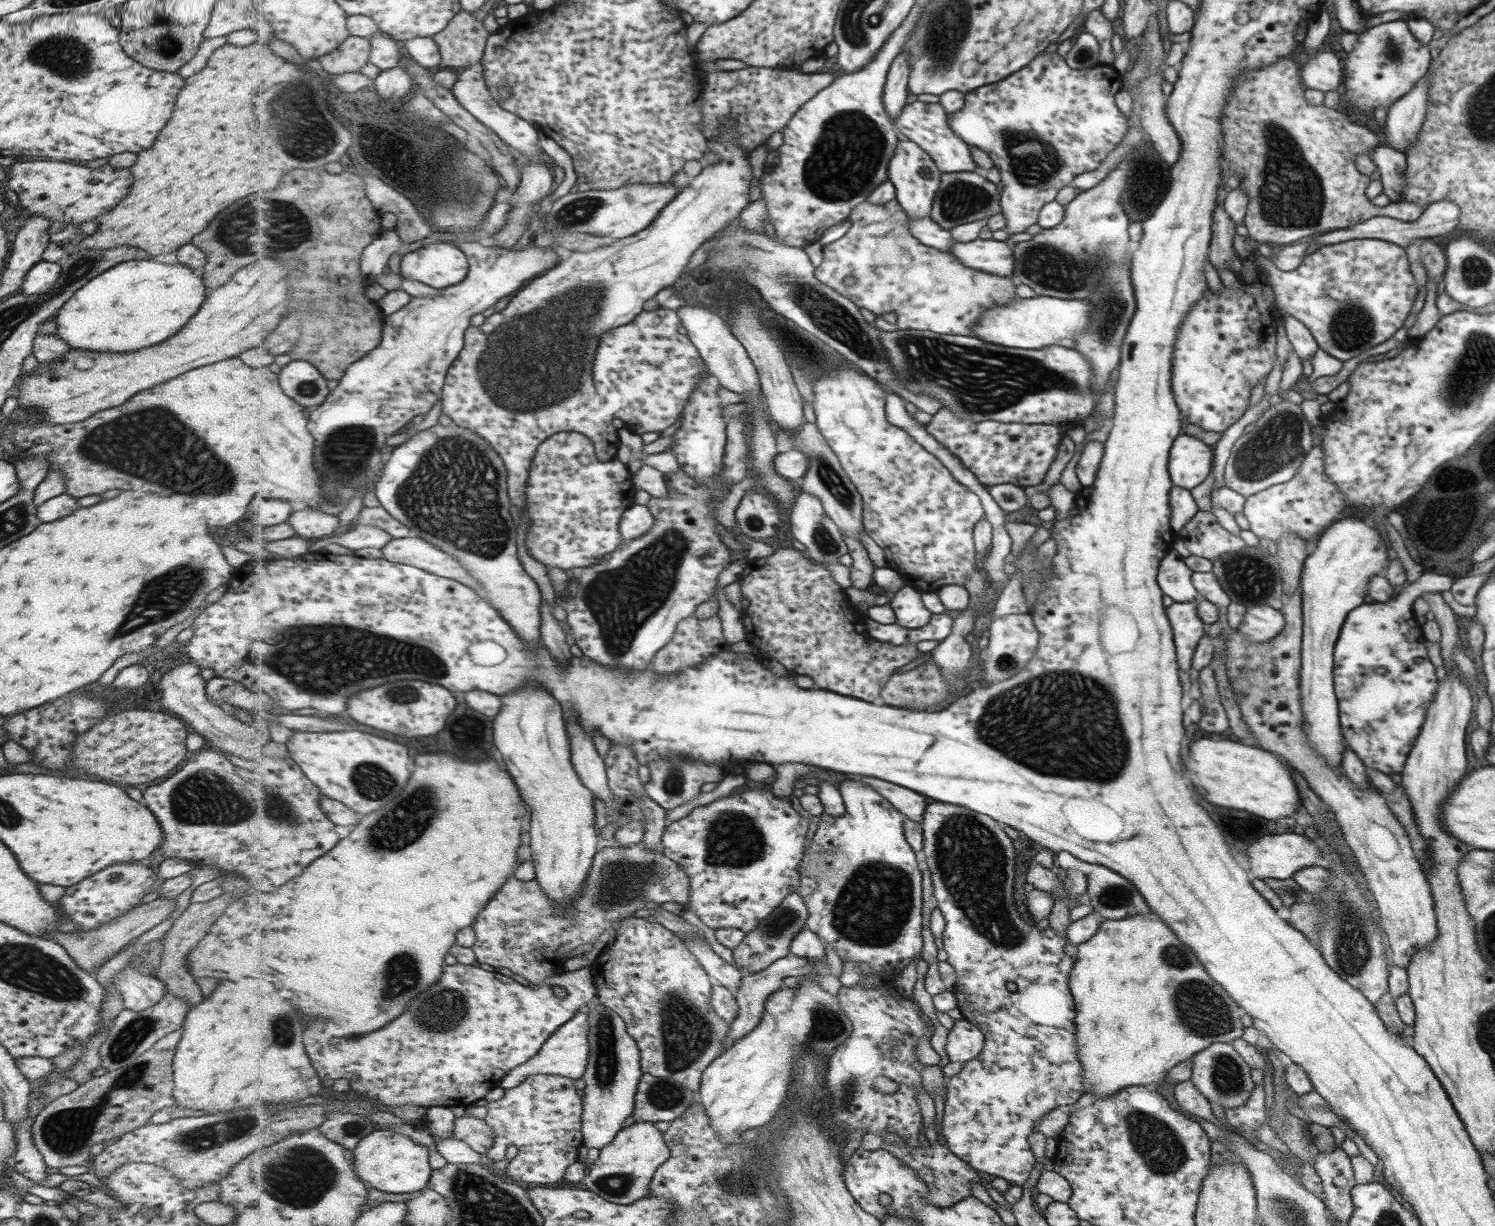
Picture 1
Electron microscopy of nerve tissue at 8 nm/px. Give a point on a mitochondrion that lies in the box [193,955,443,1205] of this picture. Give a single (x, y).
(283, 1031)

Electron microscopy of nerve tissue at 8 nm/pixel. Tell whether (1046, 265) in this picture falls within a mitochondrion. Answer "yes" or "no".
yes

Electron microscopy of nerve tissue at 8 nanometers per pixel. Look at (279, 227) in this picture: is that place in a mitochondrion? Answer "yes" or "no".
yes

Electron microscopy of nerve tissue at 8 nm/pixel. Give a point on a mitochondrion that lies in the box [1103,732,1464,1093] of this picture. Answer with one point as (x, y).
(1351, 948)

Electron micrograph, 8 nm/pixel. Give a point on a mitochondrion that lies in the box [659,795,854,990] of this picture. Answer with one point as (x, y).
(733, 840)

